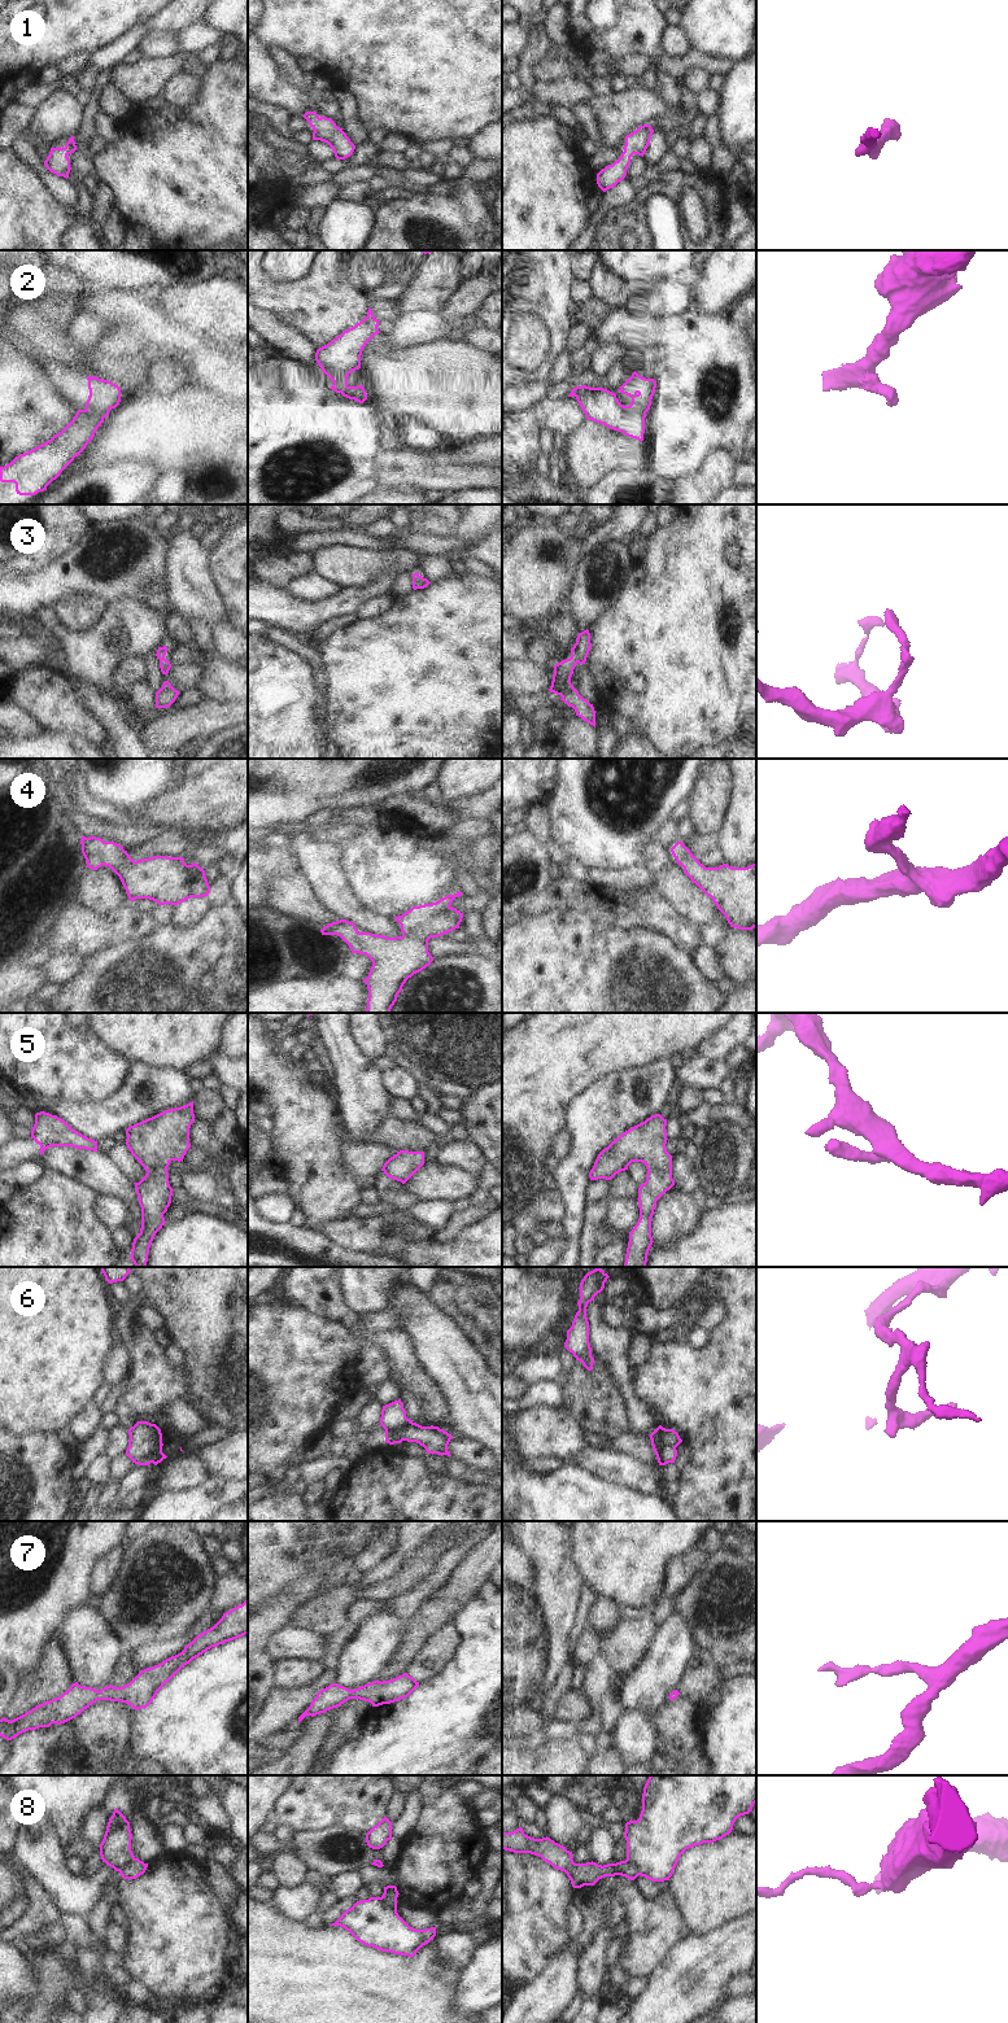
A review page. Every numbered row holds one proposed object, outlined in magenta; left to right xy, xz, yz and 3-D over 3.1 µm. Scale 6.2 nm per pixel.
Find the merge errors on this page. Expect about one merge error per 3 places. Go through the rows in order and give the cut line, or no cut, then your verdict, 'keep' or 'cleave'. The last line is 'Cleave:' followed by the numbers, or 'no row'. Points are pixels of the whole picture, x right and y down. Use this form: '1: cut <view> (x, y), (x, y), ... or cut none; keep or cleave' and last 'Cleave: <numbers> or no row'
1: cut none; keep
2: cut xy (86, 407), (104, 416); cleave
3: cut none; keep
4: cut none; keep
5: cut none; keep
6: cut yz (675, 1446), (666, 1446), (657, 1456); cleave
7: cut none; keep
8: cut xz (380, 1897), (385, 1905), (396, 1908); cleave
Cleave: 2, 6, 8

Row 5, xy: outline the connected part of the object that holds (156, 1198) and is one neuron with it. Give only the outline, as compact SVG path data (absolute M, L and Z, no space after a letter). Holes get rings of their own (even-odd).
M192 1101L126 1130L126 1145L147 1171L139 1183L134 1183L141 1207L141 1228L134 1238L130 1257L136 1267L147 1267L152 1241L166 1223L163 1214L174 1190L169 1184L167 1167L171 1161L183 1161L191 1148L189 1128L193 1120Z

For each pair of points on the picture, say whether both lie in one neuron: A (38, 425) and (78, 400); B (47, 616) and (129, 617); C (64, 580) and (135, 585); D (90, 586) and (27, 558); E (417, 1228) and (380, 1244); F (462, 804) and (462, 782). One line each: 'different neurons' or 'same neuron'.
A: different neurons
B: same neuron
C: same neuron
D: different neurons
E: same neuron
F: different neurons

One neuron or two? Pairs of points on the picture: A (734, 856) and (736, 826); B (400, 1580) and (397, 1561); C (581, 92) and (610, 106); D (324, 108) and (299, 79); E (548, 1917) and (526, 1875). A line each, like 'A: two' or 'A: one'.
A: one
B: two
C: two
D: one
E: one

